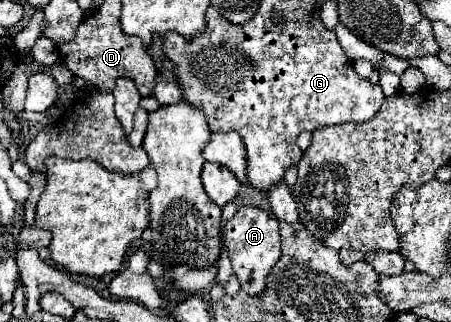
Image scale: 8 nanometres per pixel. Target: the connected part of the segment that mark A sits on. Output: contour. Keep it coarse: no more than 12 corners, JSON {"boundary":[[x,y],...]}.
{"boundary":[[242,206],[222,240],[246,294],[280,258],[278,220]]}

